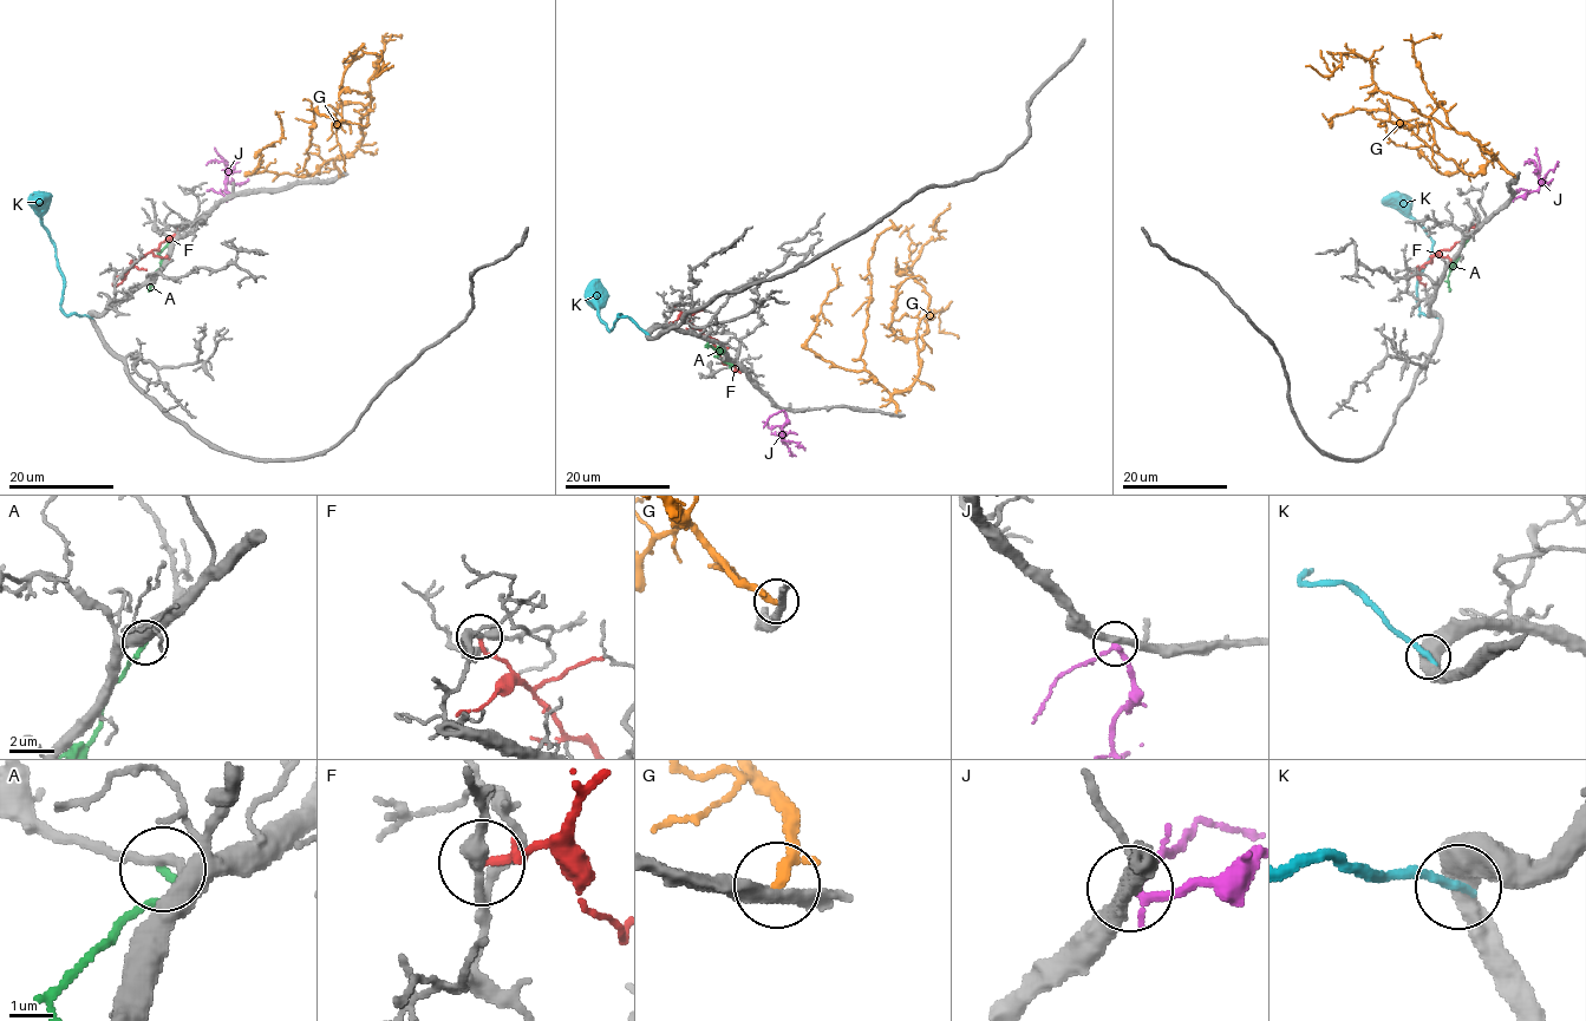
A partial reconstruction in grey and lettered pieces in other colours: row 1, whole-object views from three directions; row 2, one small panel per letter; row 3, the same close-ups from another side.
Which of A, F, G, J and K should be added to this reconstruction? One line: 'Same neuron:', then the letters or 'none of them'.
Same neuron: none of them

